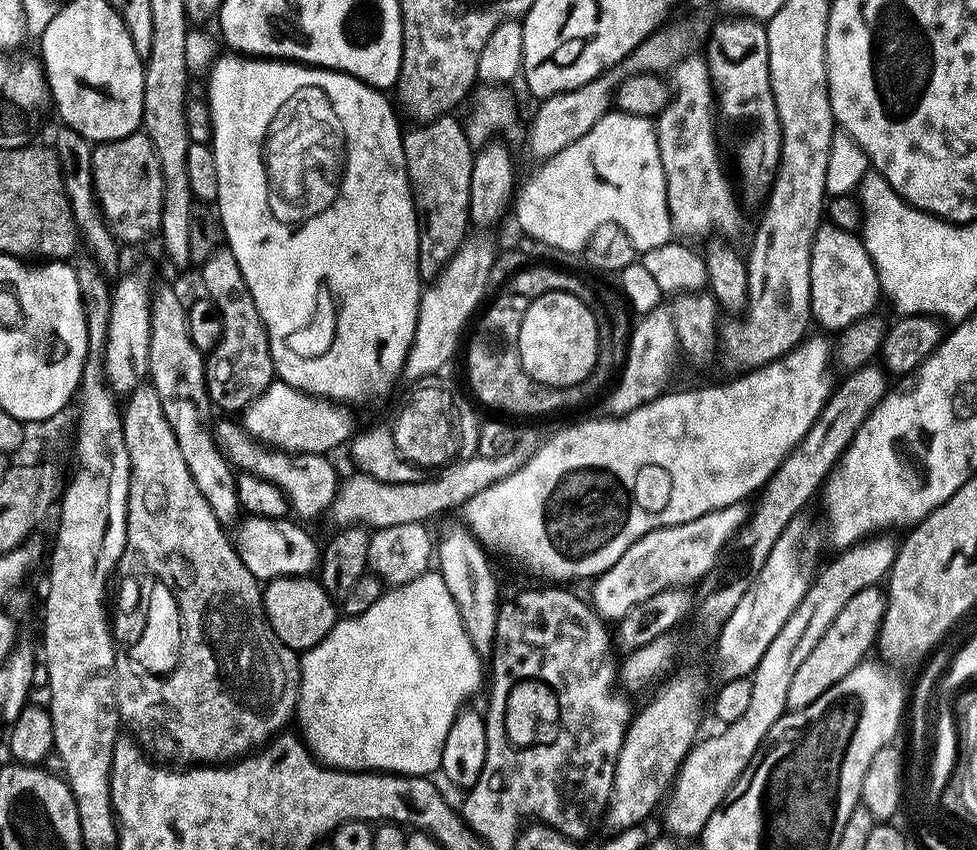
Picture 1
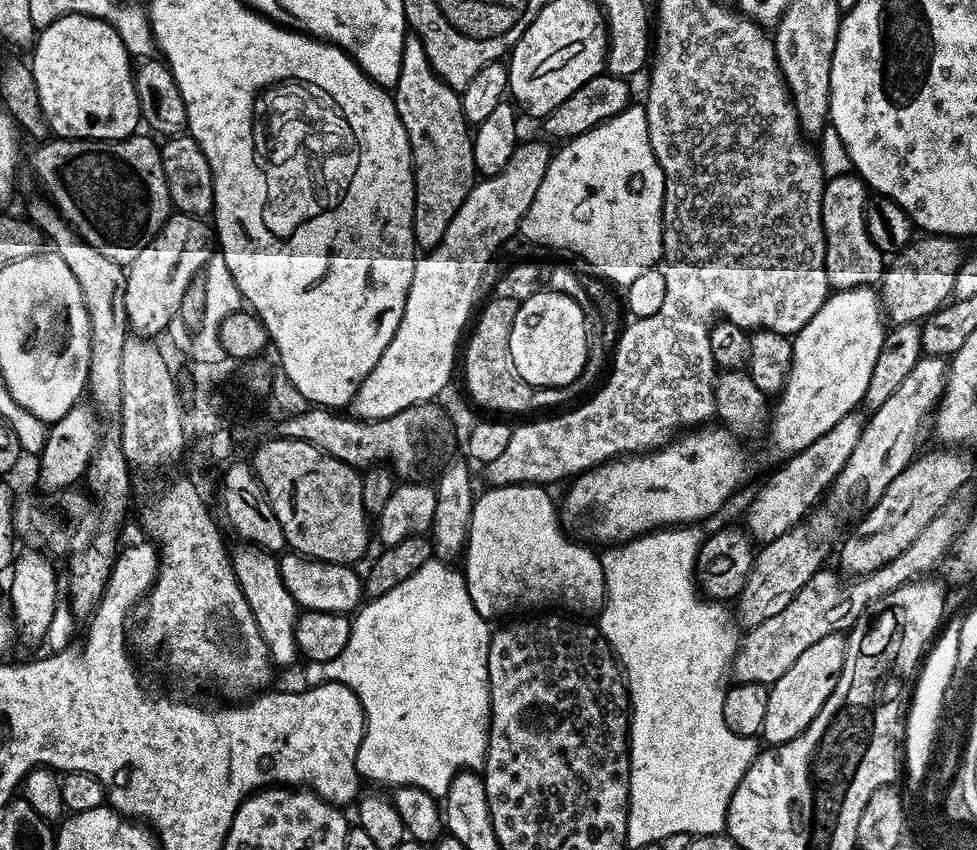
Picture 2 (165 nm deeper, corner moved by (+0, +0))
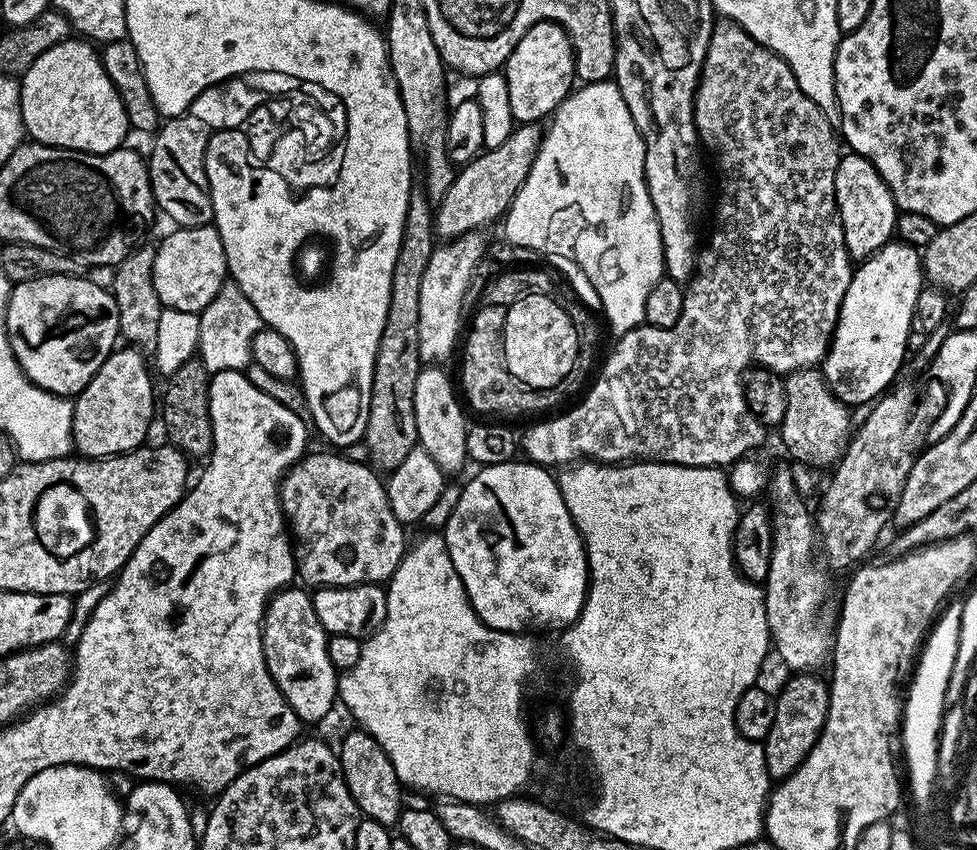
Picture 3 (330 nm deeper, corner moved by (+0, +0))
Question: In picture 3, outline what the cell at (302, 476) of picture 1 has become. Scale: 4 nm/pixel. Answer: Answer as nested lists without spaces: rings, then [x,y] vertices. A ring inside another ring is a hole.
[[[335,451],[311,452],[301,456],[287,469],[280,482],[280,507],[294,537],[296,576],[304,579],[305,585],[312,584],[313,589],[341,588],[351,584],[383,585],[392,579],[406,551],[406,528],[398,522],[398,518],[394,518],[394,510],[390,510],[385,481],[367,463],[347,460],[344,454]]]

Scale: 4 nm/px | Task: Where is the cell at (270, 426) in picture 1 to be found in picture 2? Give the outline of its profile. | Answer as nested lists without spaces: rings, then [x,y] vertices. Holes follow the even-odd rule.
[[[536,140],[517,143],[510,162],[498,174],[485,176],[470,190],[466,202],[458,206],[458,214],[454,214],[454,222],[446,226],[446,234],[442,234],[442,242],[436,248],[429,248],[417,259],[414,266],[414,278],[410,282],[410,290],[406,298],[406,306],[402,314],[402,322],[398,322],[398,330],[394,330],[394,338],[390,338],[390,346],[382,350],[382,358],[366,374],[364,381],[358,386],[350,405],[350,412],[357,420],[385,420],[415,404],[427,404],[437,399],[436,395],[448,384],[452,376],[452,367],[458,364],[458,348],[456,343],[466,332],[466,325],[473,315],[472,303],[476,300],[476,291],[480,288],[480,279],[484,276],[484,264],[492,260],[496,251],[503,249],[508,241],[517,235],[520,222],[526,210],[530,210],[530,202],[534,202],[534,194],[538,194],[538,186],[542,186],[542,178],[546,178],[550,151],[544,144]]]

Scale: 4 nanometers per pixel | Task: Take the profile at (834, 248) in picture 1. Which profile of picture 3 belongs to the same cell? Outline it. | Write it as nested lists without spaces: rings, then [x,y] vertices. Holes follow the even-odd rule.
[[[844,154],[834,174],[834,194],[849,256],[856,262],[870,259],[888,245],[897,231],[898,209],[892,191],[869,160],[855,154]]]

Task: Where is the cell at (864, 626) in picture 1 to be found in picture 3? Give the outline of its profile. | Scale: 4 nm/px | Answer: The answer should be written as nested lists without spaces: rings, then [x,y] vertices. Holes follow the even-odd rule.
[[[796,674],[784,684],[784,689],[776,696],[776,713],[774,726],[770,726],[770,734],[762,741],[764,745],[764,765],[769,777],[779,782],[808,757],[810,750],[818,742],[820,732],[828,717],[829,685],[819,680],[816,674]]]

